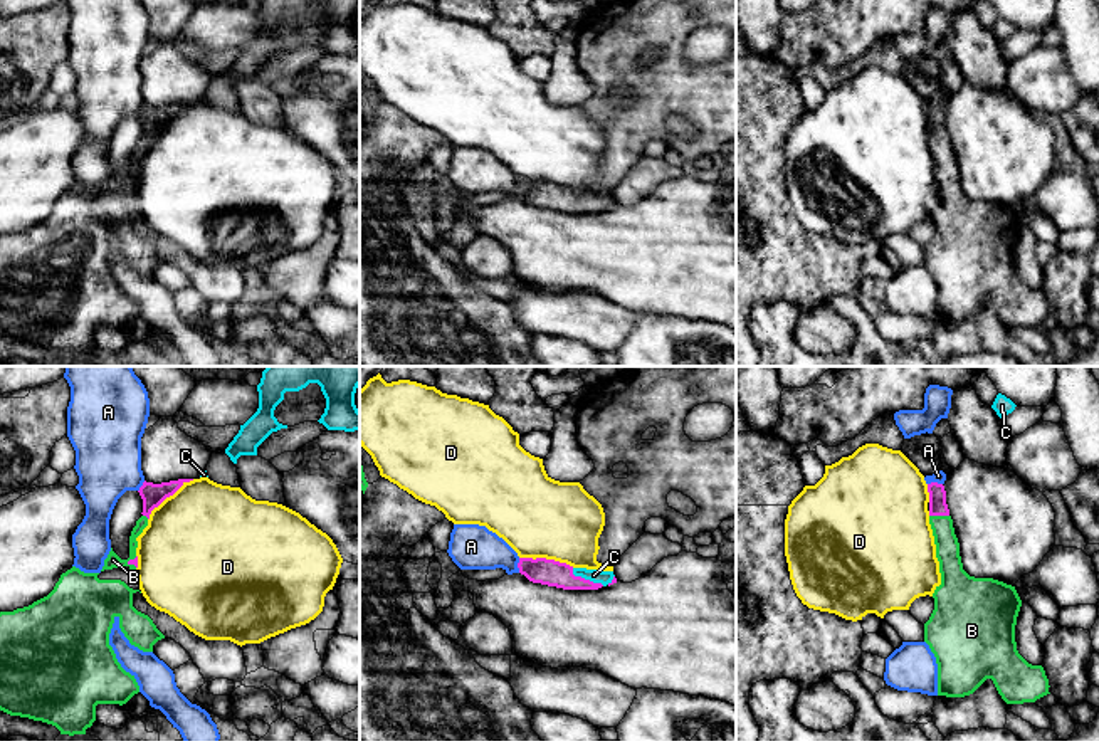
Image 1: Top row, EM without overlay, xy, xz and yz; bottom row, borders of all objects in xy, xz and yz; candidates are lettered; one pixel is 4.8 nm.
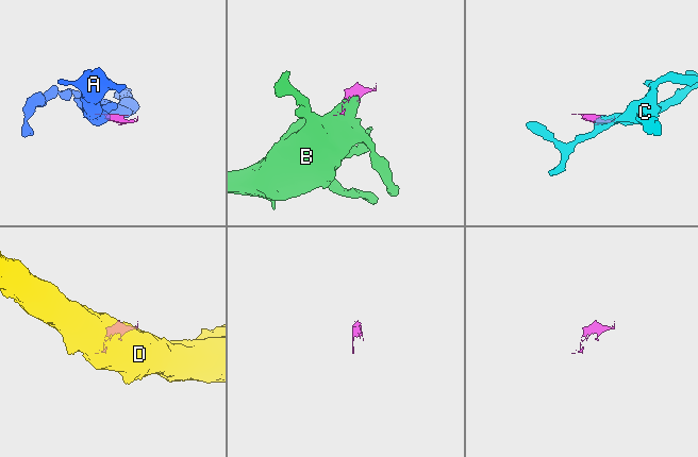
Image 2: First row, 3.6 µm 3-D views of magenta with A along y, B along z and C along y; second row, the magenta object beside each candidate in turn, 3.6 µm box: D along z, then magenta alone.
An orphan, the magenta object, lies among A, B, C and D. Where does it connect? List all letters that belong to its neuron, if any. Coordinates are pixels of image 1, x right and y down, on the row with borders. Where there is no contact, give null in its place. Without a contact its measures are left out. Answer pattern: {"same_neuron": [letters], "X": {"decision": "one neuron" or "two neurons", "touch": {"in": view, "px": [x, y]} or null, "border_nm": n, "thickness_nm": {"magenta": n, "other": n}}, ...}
{"same_neuron": ["B", "C"], "A": {"decision": "two neurons", "touch": {"in": "xz", "px": [518, 565]}, "border_nm": 70, "thickness_nm": {"magenta": 130, "other": 220}}, "B": {"decision": "one neuron", "touch": {"in": "yz", "px": [940, 515]}, "border_nm": 100, "thickness_nm": {"magenta": 90, "other": 110}}, "C": {"decision": "one neuron", "touch": {"in": "xz", "px": [587, 580]}, "border_nm": 180, "thickness_nm": {"magenta": 130, "other": 60}}, "D": {"decision": "two neurons", "touch": {"in": "xz", "px": [545, 558]}, "border_nm": 260, "thickness_nm": {"magenta": 130, "other": 380}}}

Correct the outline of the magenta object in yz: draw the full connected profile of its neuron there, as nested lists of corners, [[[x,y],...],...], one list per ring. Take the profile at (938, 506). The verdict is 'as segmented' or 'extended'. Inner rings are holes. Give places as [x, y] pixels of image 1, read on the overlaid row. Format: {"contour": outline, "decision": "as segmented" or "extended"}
{"contour": [[[928,484],[929,524],[939,561],[941,585],[936,586],[934,610],[924,623],[924,642],[938,664],[938,696],[965,697],[991,679],[1007,704],[1035,702],[1050,694],[1042,665],[1028,664],[1017,650],[1015,625],[1022,600],[1015,586],[993,578],[975,578],[963,570],[960,543],[946,504],[943,484]]], "decision": "extended"}

